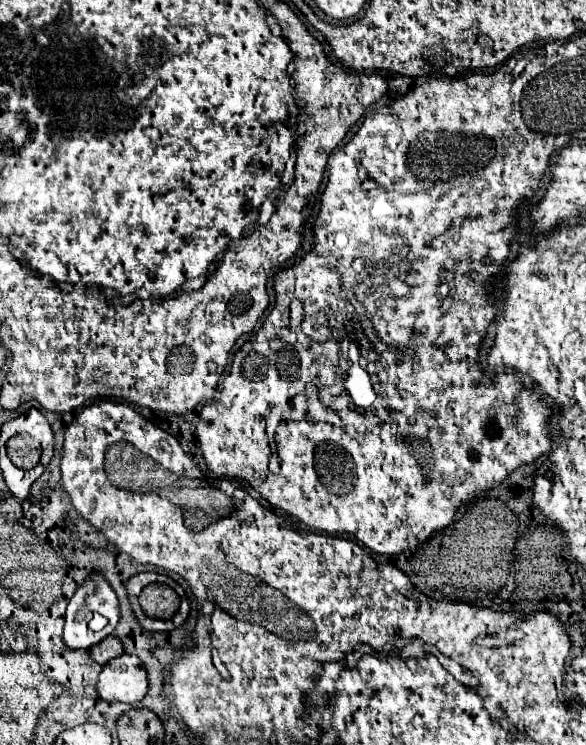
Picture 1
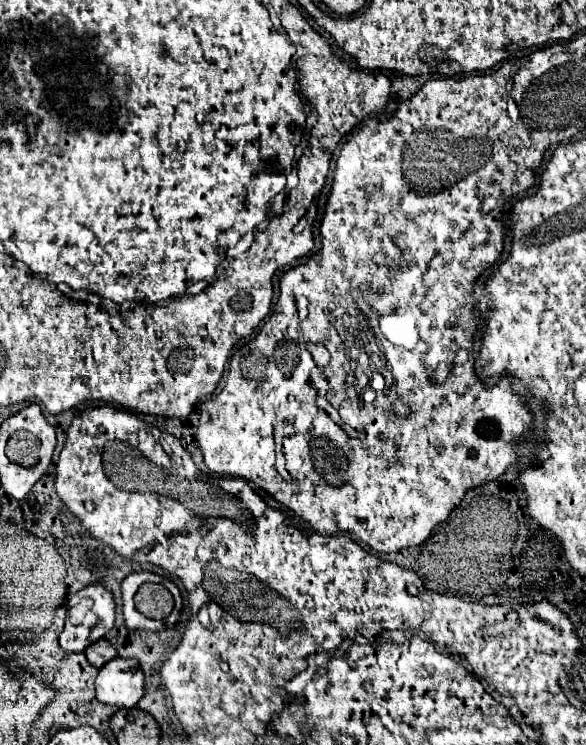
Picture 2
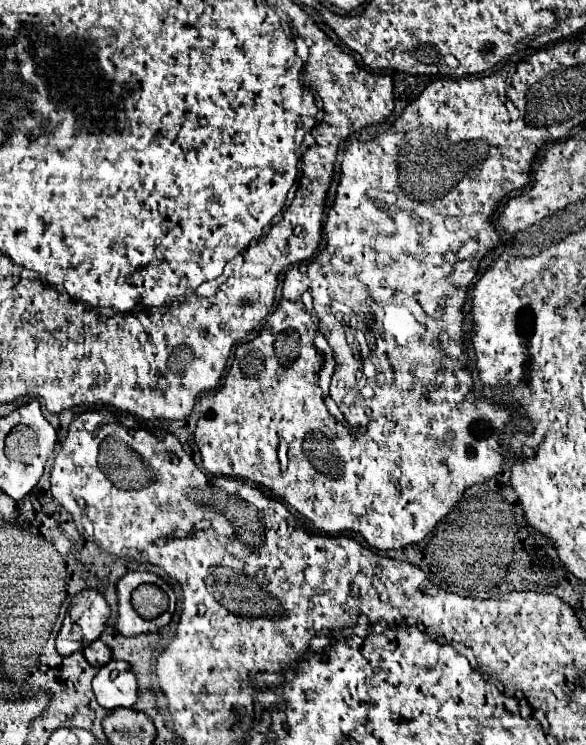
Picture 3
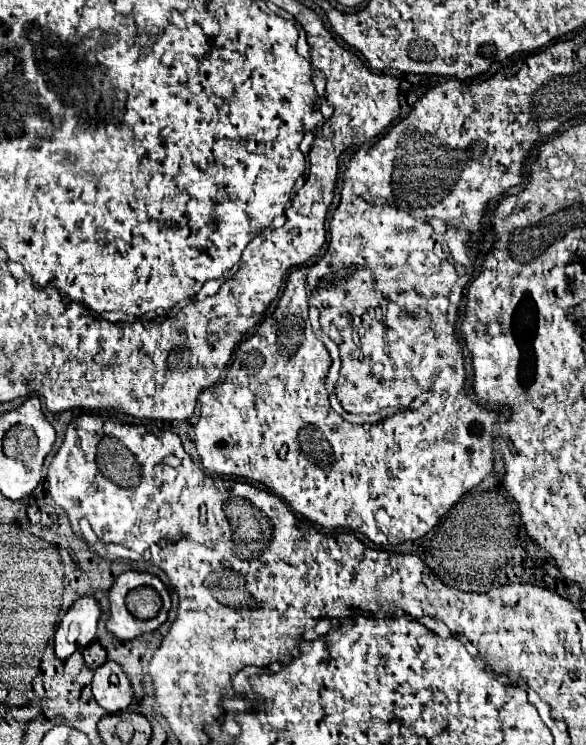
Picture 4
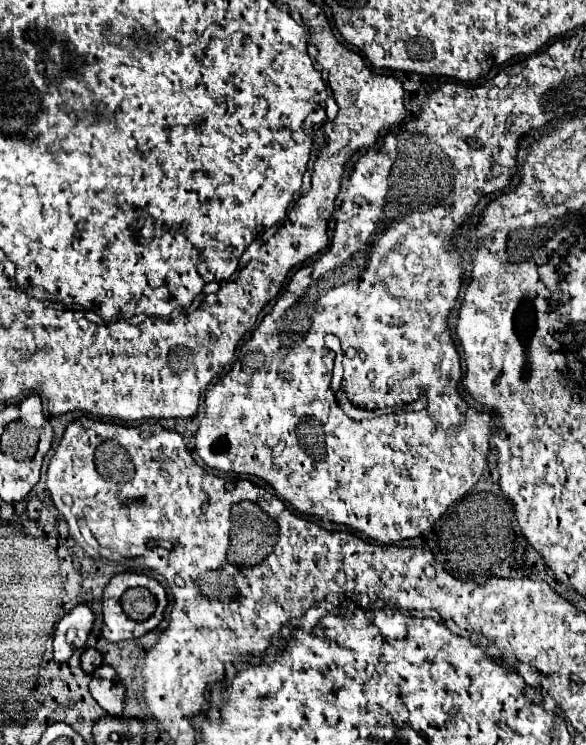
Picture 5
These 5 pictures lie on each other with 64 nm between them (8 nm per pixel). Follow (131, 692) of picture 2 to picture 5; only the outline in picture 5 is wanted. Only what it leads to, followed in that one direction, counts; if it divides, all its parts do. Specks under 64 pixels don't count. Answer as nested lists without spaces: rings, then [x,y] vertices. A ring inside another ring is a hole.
[[[102,664],[100,668],[96,668],[96,672],[92,674],[90,692],[92,692],[92,698],[100,704],[104,712],[108,712],[110,716],[122,714],[124,686],[116,680],[116,672],[112,666]]]

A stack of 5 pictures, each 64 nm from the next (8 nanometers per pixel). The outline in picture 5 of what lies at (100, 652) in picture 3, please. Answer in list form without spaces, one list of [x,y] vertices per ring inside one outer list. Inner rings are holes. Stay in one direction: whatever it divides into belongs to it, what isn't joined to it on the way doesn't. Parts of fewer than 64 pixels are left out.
[[[86,648],[86,650],[82,652],[80,662],[82,662],[84,672],[92,674],[92,672],[102,664],[102,654],[100,654],[100,652],[96,652],[96,650],[92,650],[92,648]]]

